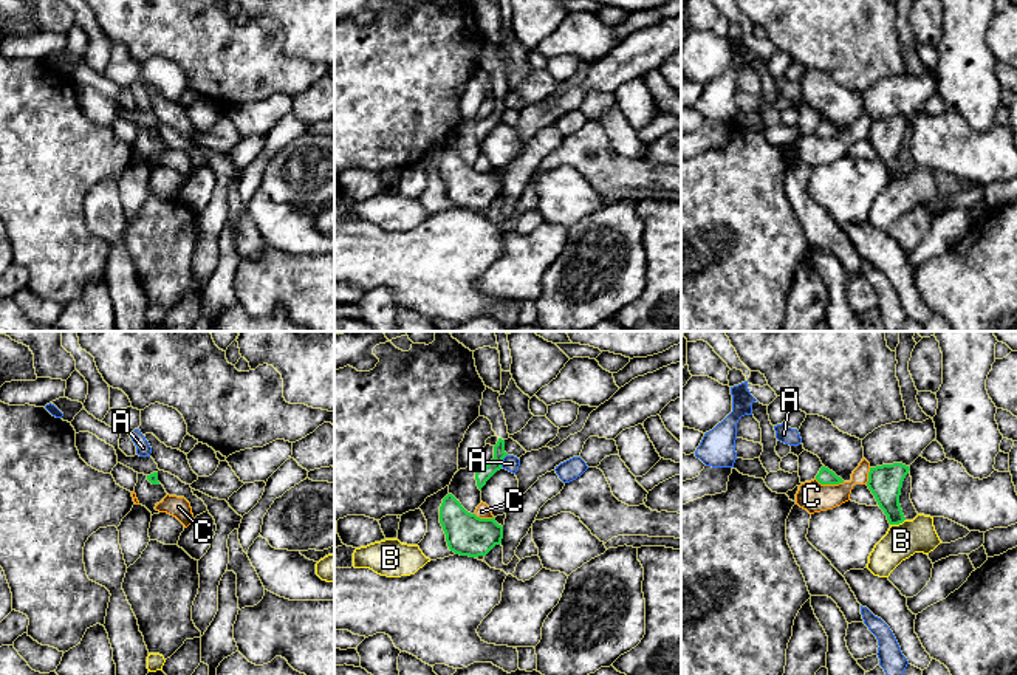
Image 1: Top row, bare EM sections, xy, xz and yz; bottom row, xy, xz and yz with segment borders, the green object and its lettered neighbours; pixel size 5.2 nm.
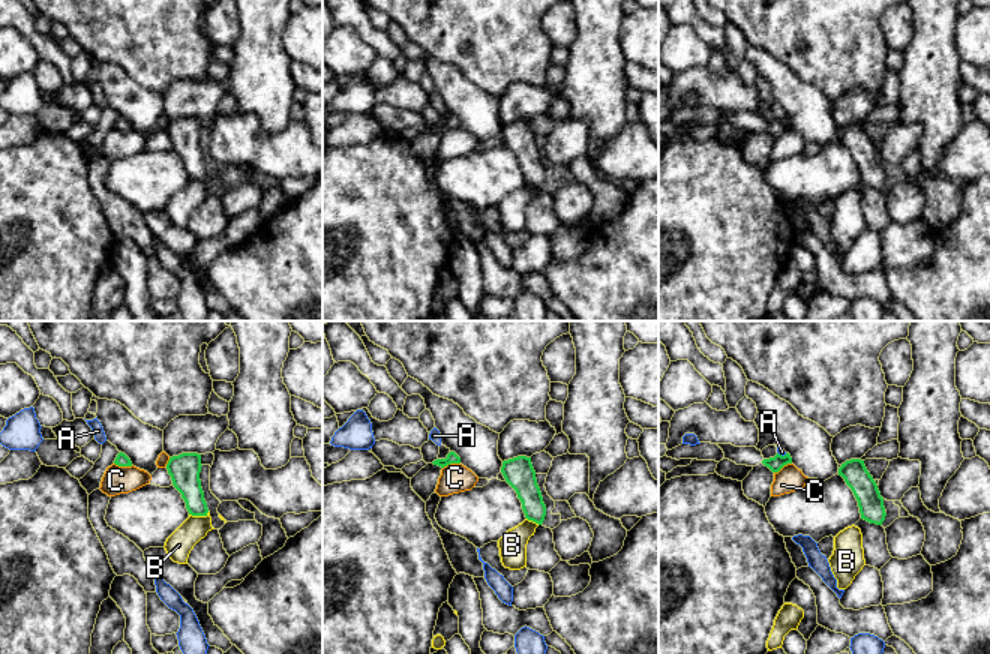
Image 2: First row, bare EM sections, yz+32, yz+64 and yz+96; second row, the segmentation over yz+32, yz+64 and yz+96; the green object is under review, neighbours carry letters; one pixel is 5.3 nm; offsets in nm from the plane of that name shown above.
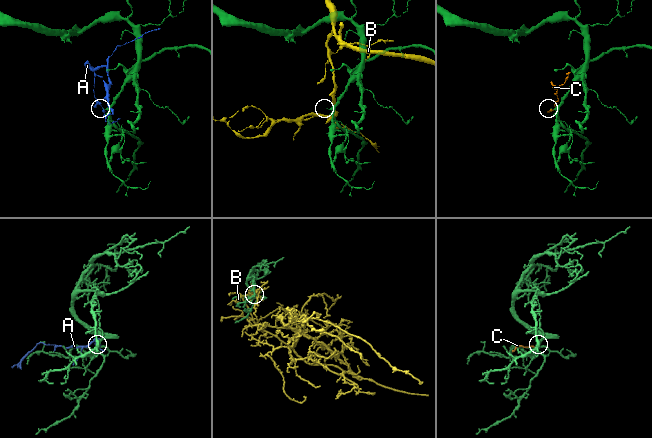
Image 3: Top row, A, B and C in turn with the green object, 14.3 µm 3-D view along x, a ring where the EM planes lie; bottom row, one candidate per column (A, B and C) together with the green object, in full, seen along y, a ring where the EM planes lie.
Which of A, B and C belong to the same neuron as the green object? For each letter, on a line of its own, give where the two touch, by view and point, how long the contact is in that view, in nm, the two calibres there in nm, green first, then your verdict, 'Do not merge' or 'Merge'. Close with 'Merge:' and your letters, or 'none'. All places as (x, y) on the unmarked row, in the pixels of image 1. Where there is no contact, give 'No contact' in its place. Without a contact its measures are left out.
A: Touches green at xz (502, 113). Shared border 80 nm. Thickness 80 nm (green) against 90 nm. Do not merge
B: Touches green at yz (897, 177). Shared border 90 nm. Thickness 170 nm (green) against 180 nm. Do not merge
C: Touches green at yz (830, 137). Shared border 160 nm. Thickness 80 nm (green) against 160 nm. Do not merge
Merge: none

